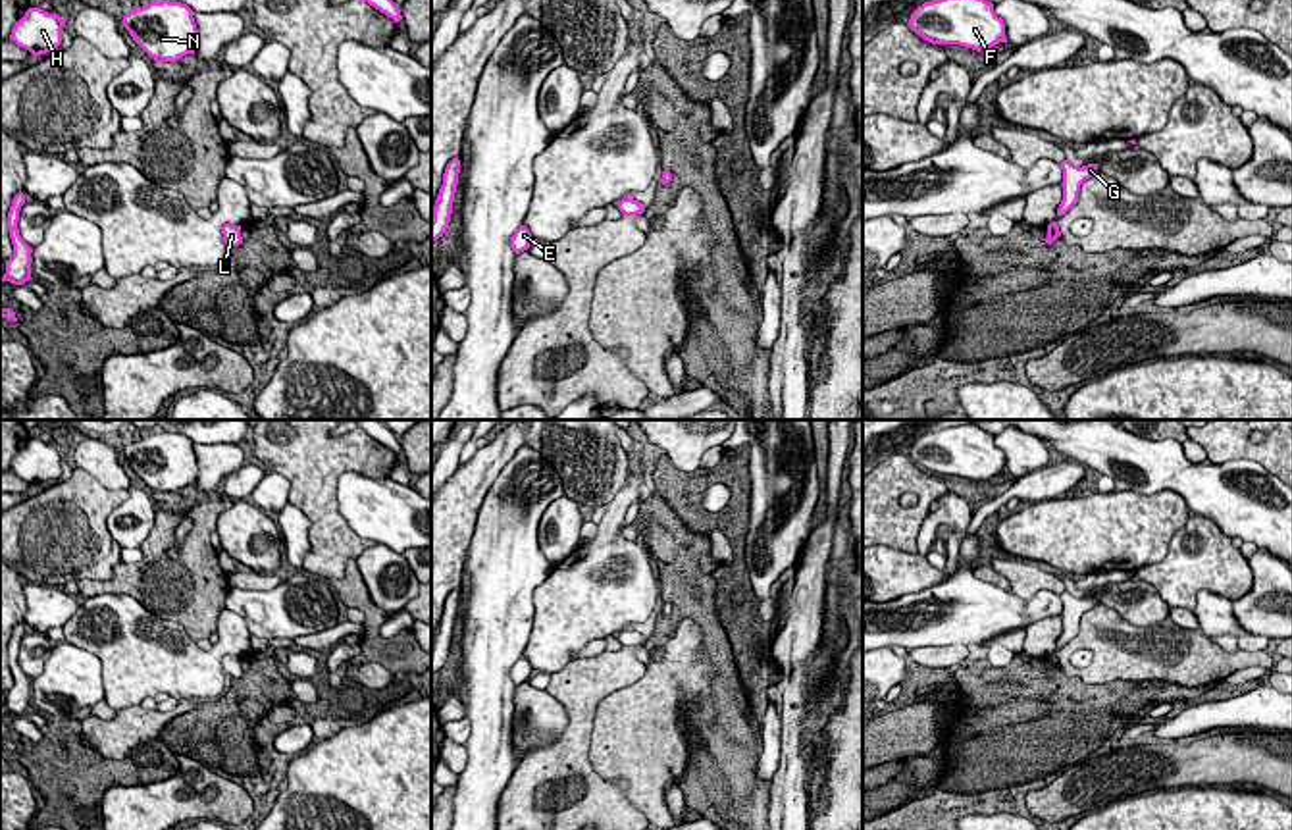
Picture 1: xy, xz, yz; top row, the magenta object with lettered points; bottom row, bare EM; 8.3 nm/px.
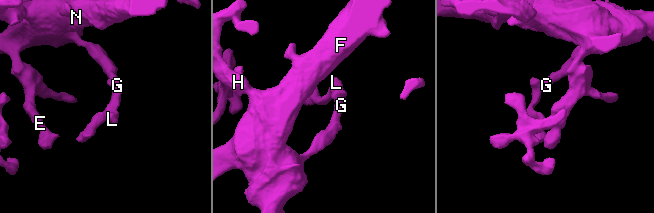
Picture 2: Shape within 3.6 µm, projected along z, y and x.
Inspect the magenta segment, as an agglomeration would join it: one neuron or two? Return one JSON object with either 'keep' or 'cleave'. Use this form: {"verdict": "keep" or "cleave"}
{"verdict": "keep"}

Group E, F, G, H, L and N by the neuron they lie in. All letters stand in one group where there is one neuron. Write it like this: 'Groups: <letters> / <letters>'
Groups: E F G H L N

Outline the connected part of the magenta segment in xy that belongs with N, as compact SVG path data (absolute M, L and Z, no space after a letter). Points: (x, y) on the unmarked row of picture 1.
M152 431L148 437L137 437L123 447L123 458L133 472L156 493L177 493L194 485L198 478L198 460L194 443L181 433Z

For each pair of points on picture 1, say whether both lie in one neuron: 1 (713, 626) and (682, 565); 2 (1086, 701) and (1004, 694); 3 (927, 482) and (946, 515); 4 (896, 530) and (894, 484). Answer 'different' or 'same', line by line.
1: same
2: same
3: different
4: same

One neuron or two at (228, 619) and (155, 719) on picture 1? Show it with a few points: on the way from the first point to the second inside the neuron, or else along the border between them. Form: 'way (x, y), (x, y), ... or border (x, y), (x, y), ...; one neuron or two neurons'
border (180, 700), (185, 701); two neurons

